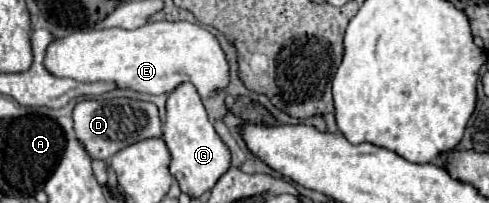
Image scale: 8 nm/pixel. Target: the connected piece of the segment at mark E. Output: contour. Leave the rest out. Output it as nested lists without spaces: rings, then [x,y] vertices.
[[[148,22],[136,30],[84,29],[58,36],[46,48],[44,66],[60,78],[68,76],[84,84],[114,82],[120,90],[144,94],[172,92],[178,84],[190,82],[200,96],[212,96],[228,84],[228,62],[218,40],[192,22]]]

